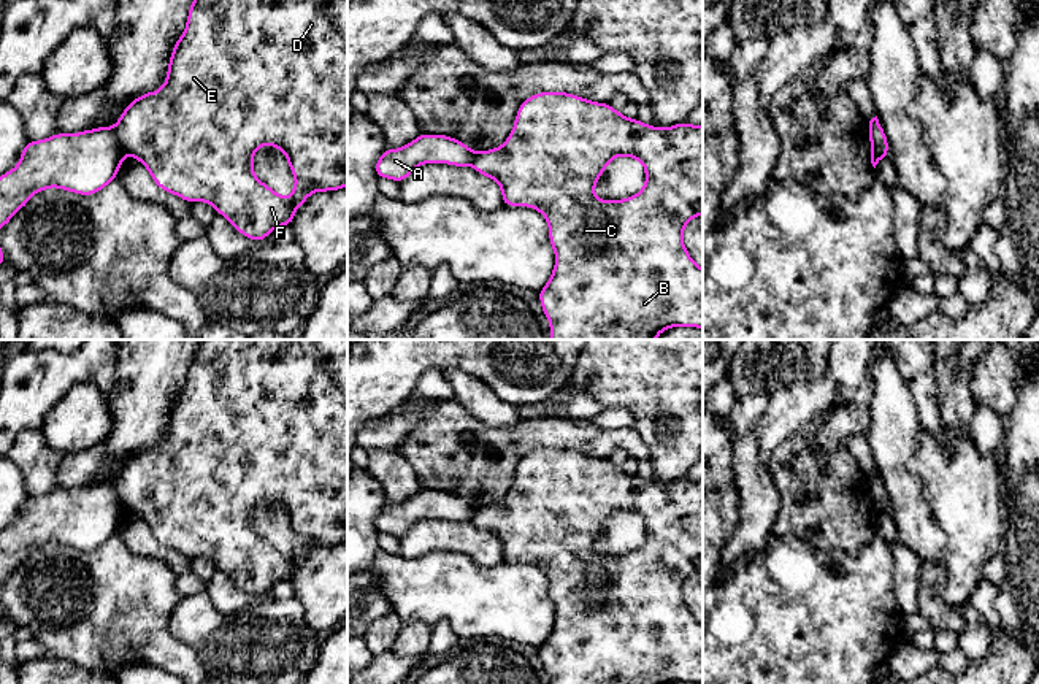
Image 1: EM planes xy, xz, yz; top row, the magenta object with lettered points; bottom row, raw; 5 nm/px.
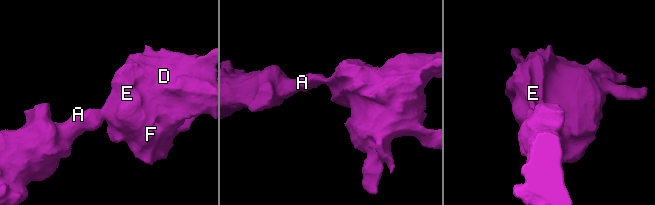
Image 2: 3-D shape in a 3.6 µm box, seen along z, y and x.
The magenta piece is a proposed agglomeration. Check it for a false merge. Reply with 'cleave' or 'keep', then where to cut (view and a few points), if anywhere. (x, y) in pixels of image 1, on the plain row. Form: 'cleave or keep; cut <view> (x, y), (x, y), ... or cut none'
cleave; cut xy (113, 484), (124, 510)

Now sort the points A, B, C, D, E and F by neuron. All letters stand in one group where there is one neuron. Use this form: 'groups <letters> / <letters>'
groups A / B C D E F

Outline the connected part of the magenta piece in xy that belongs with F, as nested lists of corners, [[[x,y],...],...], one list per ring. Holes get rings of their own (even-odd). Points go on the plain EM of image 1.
[[[200,340],[187,370],[186,386],[171,406],[165,440],[128,459],[114,481],[114,490],[124,511],[140,516],[160,544],[187,559],[208,557],[235,586],[252,597],[260,598],[279,581],[292,581],[297,563],[312,548],[347,543],[347,340]],[[263,500],[286,509],[295,532],[290,552],[281,552],[254,530],[254,509]]]

